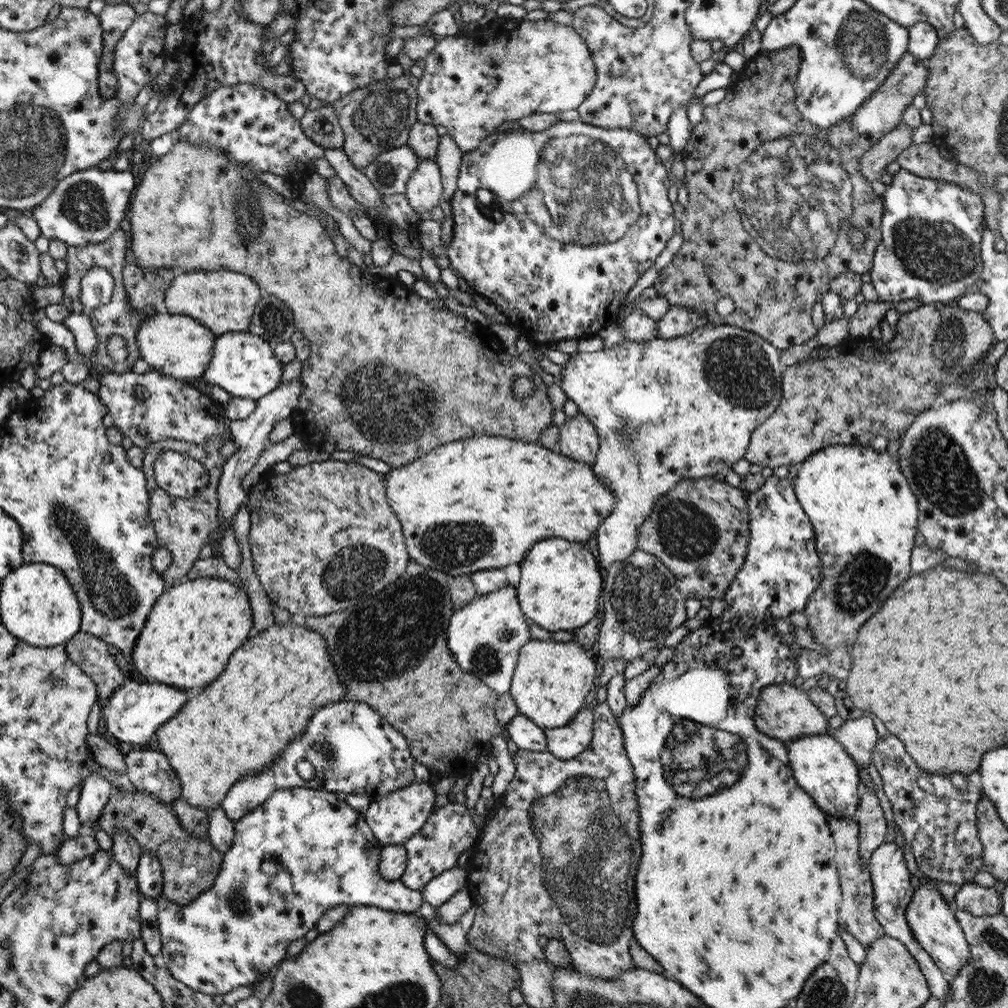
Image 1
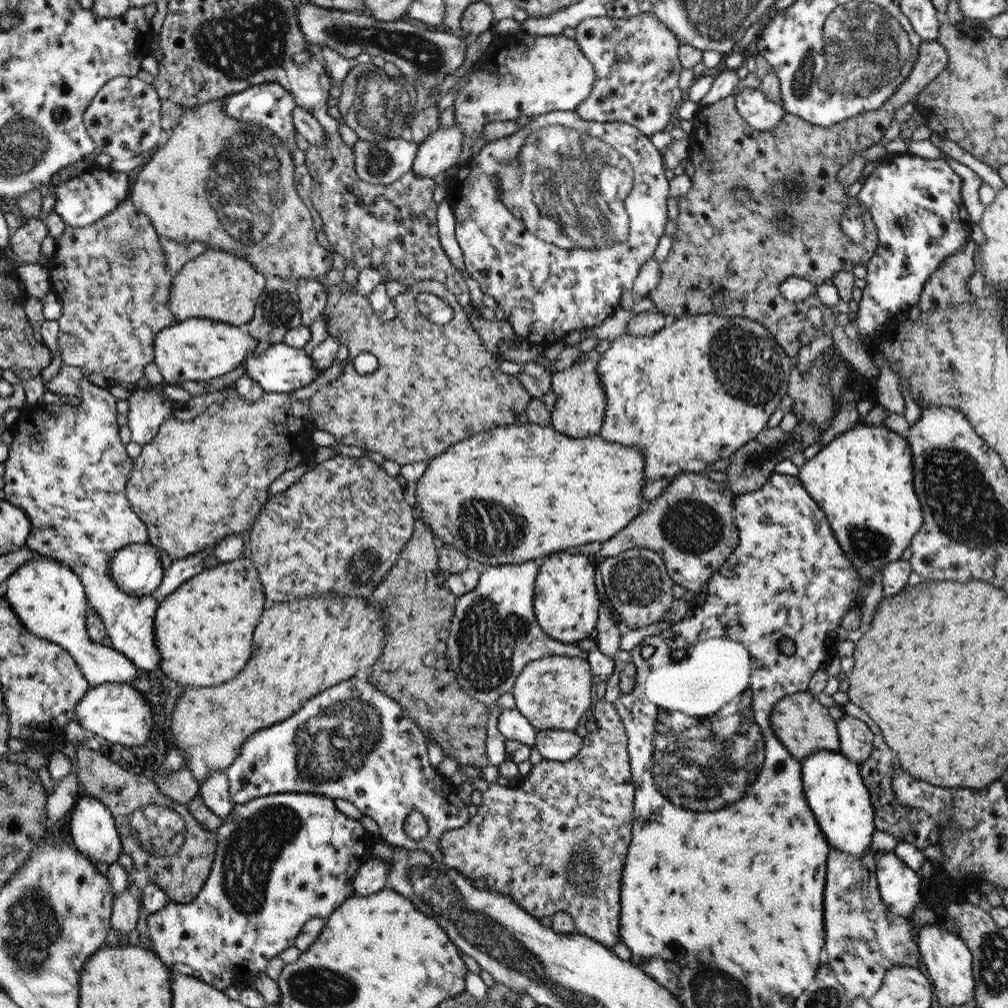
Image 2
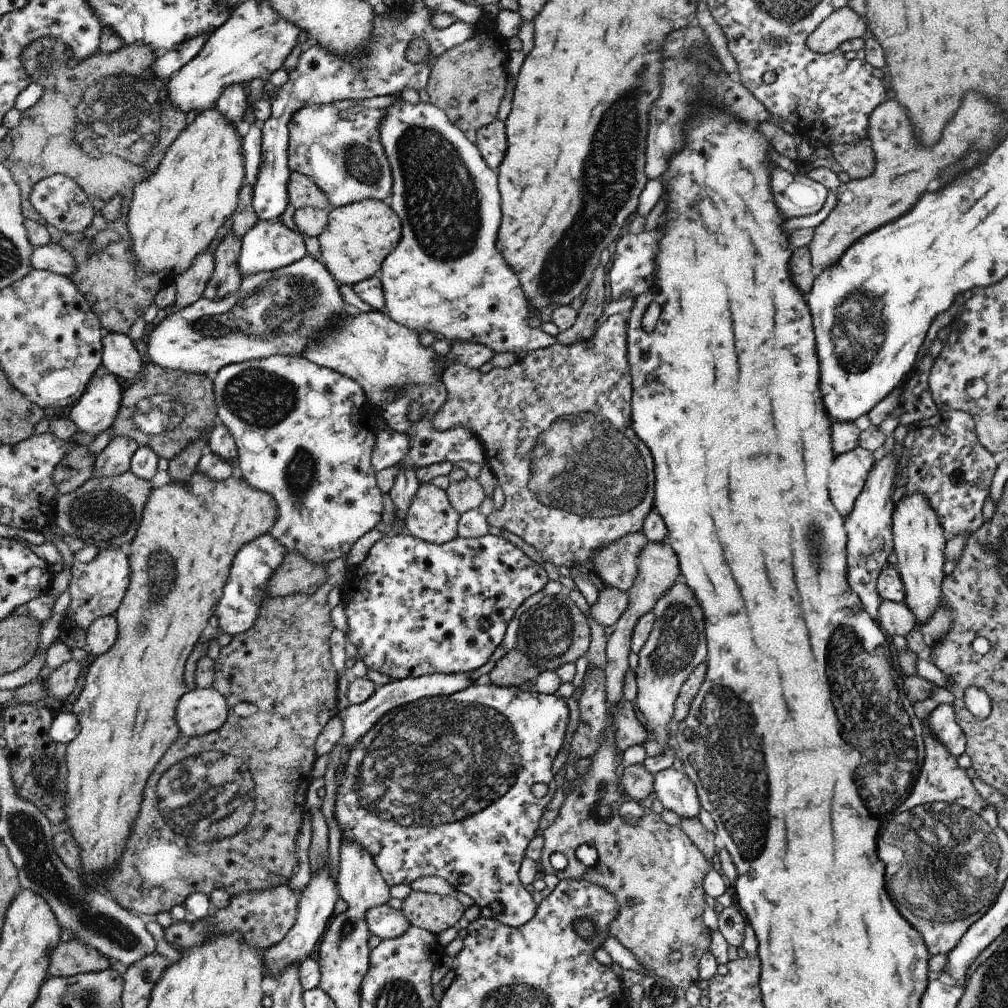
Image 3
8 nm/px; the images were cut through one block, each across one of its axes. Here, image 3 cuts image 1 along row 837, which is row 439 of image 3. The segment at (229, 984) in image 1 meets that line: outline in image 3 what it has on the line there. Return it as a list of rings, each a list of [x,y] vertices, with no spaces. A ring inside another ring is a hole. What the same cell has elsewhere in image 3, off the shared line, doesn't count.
[[[274,355],[266,360],[251,360],[243,363],[234,363],[225,366],[216,373],[214,381],[215,402],[218,404],[218,422],[229,428],[230,434],[237,446],[236,466],[242,470],[242,478],[256,490],[261,490],[272,495],[278,503],[278,520],[272,525],[269,533],[275,536],[285,547],[287,552],[297,552],[303,554],[304,558],[318,564],[326,566],[329,562],[344,558],[352,550],[358,538],[362,538],[366,532],[370,532],[380,520],[384,512],[384,498],[382,491],[376,482],[376,473],[372,466],[371,458],[376,446],[376,434],[368,428],[366,430],[366,396],[364,396],[363,385],[356,382],[348,375],[343,375],[337,370],[328,367],[318,366],[310,359],[301,356],[280,356]]]

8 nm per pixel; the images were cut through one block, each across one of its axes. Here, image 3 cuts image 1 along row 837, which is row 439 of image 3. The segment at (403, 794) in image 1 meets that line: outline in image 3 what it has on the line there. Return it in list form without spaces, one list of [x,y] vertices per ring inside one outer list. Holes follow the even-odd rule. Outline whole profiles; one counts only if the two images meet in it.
[[[381,430],[376,438],[376,446],[372,452],[372,466],[377,471],[396,466],[408,459],[410,438],[408,434],[400,434],[390,430]]]

